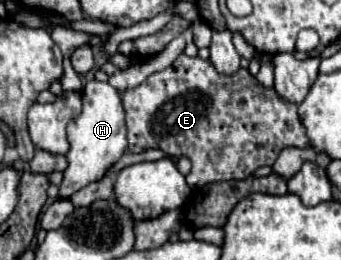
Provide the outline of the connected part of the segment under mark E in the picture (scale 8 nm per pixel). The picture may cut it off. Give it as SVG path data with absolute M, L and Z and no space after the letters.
M181 54L169 68L151 74L143 84L135 86L133 90L125 90L121 98L129 142L127 150L145 152L149 148L159 148L175 158L187 156L193 164L187 176L187 184L191 188L199 188L219 180L249 178L257 170L257 166L271 166L283 148L309 146L305 128L297 116L297 104L285 102L279 98L279 94L275 94L273 88L261 86L255 76L249 74L249 70L241 68L233 76L223 76L211 66L211 62L201 60L199 56L189 58L187 54Z

